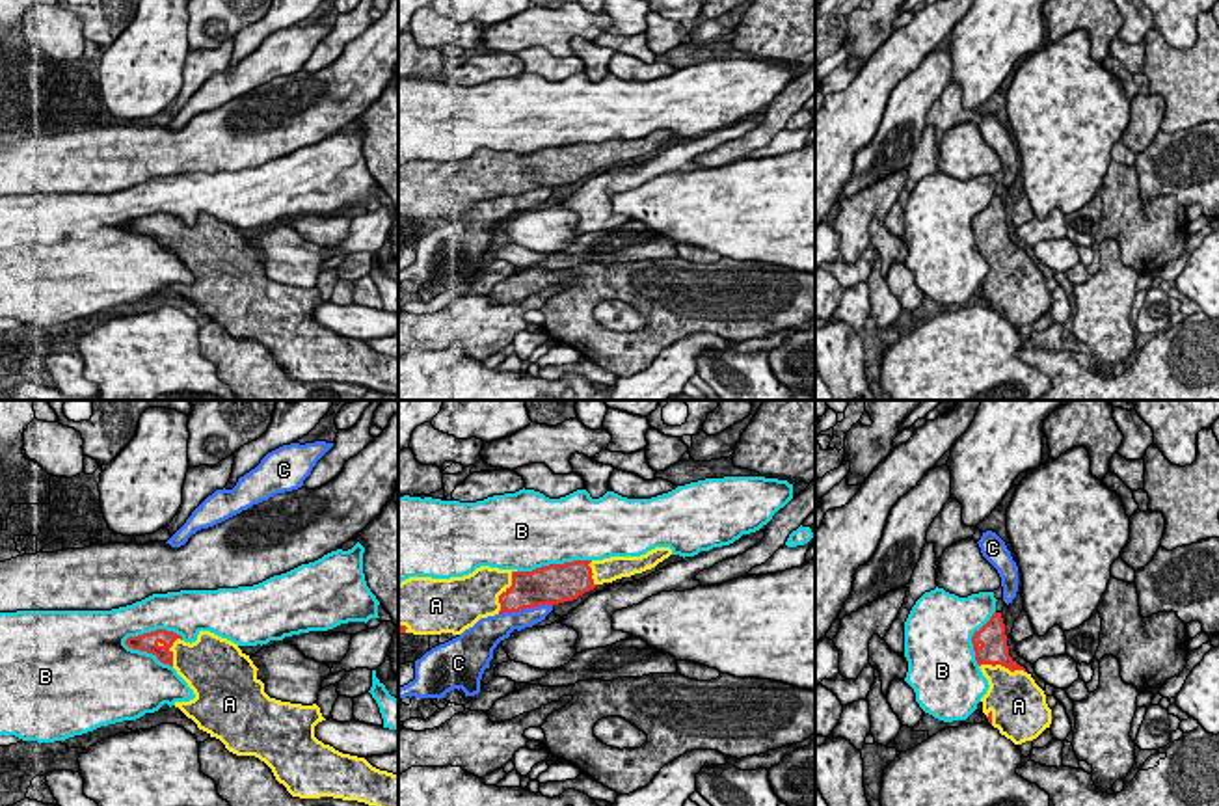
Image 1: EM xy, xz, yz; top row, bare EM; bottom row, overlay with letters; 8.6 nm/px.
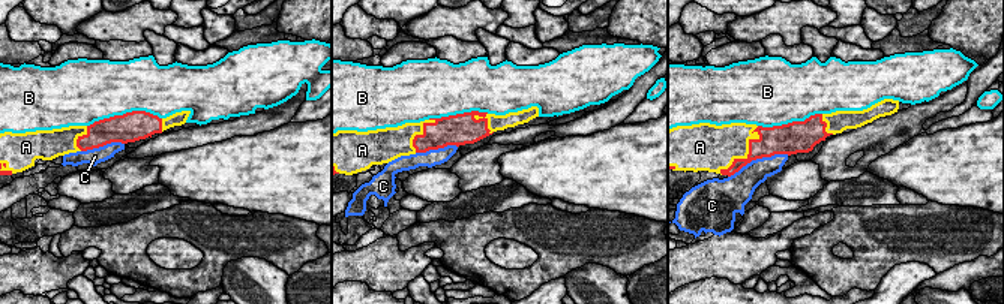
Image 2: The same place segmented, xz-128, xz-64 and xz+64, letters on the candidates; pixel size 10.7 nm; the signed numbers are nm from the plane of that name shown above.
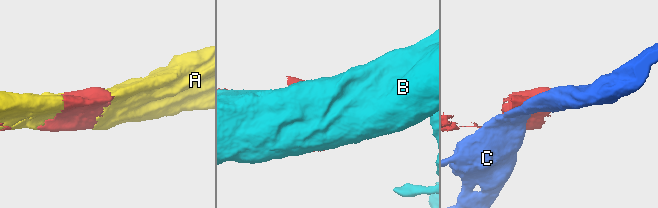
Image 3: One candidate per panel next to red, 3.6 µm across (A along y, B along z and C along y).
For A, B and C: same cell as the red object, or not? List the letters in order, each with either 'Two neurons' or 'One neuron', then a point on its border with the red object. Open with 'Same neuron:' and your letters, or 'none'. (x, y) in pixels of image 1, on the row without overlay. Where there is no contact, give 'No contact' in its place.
Same neuron: A
A: One neuron. Touches red at xz (503, 175)
B: Two neurons. Touches red at xy (153, 214)
C: Two neurons. Touches red at xz (525, 190)

